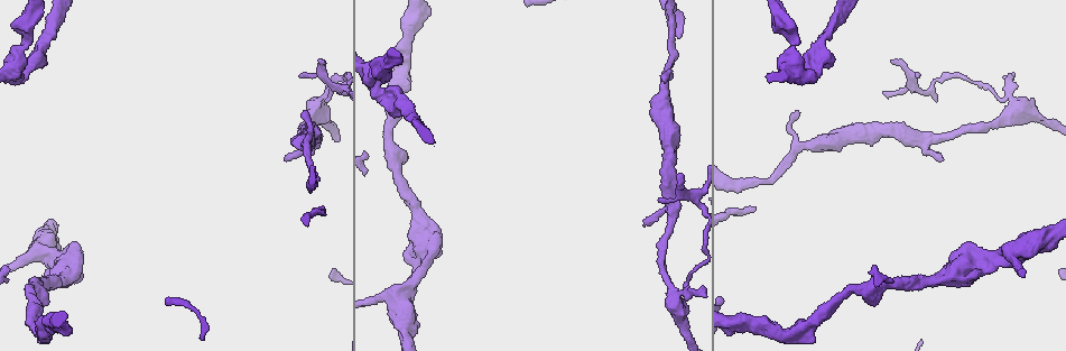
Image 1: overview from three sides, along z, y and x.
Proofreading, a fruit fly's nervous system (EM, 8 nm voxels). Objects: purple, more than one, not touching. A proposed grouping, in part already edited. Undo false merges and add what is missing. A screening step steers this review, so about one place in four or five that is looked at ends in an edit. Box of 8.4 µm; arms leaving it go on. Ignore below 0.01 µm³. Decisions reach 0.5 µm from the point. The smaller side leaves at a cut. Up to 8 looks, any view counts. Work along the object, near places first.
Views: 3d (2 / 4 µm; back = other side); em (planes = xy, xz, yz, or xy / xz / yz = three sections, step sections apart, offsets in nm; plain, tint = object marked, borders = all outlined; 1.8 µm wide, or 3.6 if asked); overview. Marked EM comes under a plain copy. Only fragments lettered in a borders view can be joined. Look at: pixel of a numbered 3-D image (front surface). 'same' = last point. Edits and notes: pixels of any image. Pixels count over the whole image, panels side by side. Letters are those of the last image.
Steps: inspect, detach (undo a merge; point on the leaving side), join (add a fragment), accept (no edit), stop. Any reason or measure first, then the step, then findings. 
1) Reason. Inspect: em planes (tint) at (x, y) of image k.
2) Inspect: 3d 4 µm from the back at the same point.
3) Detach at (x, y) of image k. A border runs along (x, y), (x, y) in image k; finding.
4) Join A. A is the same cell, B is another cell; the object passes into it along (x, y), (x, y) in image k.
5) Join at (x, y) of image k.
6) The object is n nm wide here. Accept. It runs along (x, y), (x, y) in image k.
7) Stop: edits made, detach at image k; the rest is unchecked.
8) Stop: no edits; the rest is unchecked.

Abrupt turn. Inspect: 3d 4 µm at (793, 40) of image 1.

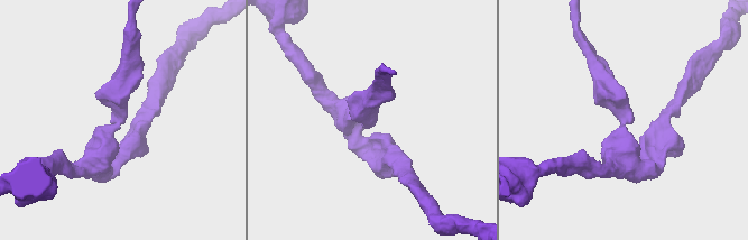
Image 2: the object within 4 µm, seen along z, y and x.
Now the EM. Inspect: em xy step 8 (tint) at (119, 118) of image 2.

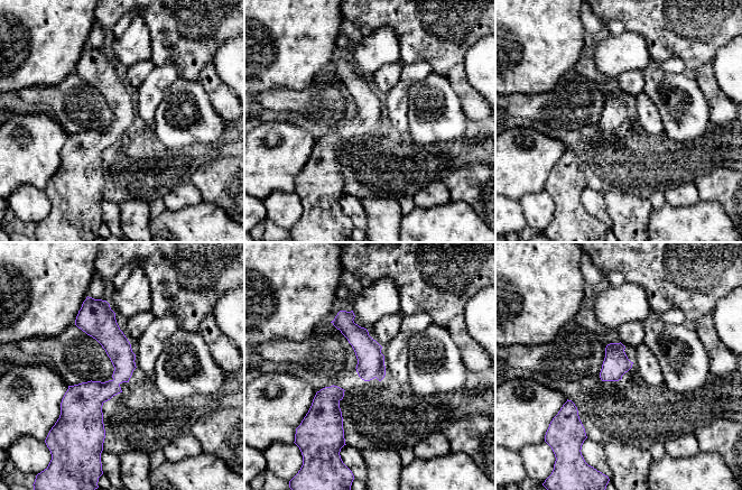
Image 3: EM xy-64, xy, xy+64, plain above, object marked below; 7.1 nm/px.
Another direction. Inspect: em planes (borders) at the same point.

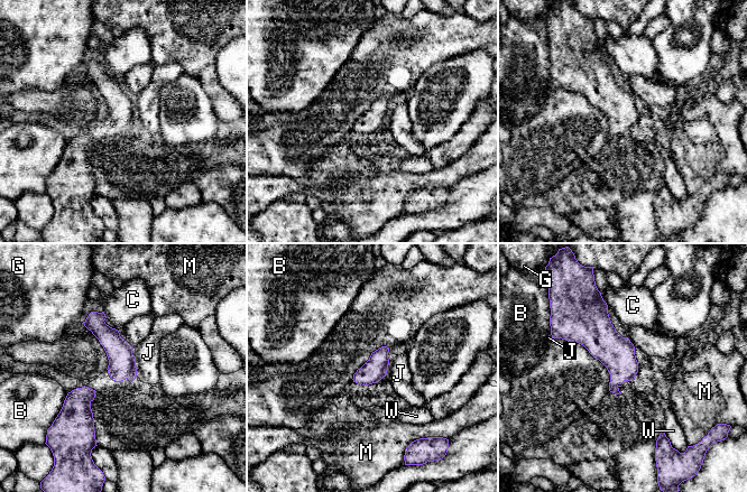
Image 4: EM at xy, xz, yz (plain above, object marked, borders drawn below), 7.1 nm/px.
Accept. B, C, G, J, M and W are other cells; one cell here.

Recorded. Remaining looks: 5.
Thin end. Inspect: 3d 2 µm at (320, 59) of image 1.

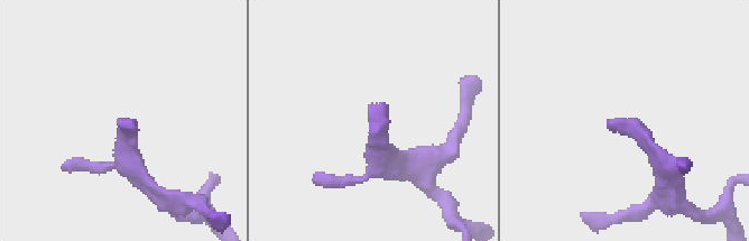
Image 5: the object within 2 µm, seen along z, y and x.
Inspect: em planes (borders) at (608, 119) of image 5.

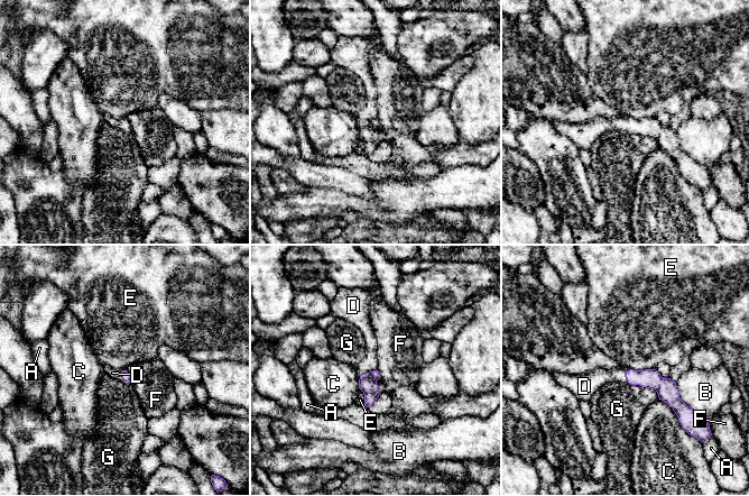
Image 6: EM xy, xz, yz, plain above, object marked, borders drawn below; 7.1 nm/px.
Join at (370, 363) of image 6. D is the same cell, A, B, C, E, F and G are other cells; the object passes into it along (368, 382), (367, 373), (370, 363) in image 6; it goes on there.

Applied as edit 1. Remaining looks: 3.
See it whole again. Inspect: overview.

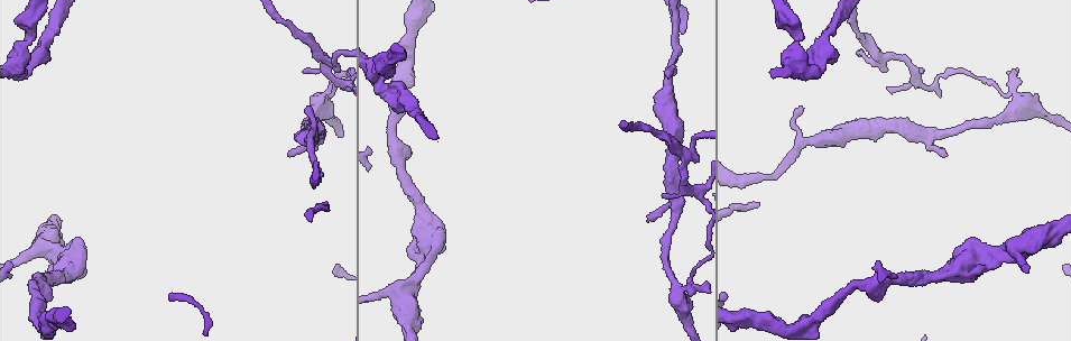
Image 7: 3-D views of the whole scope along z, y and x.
An open end. Inspect: em xz step 16 (borders) at (287, 156) of image 7.

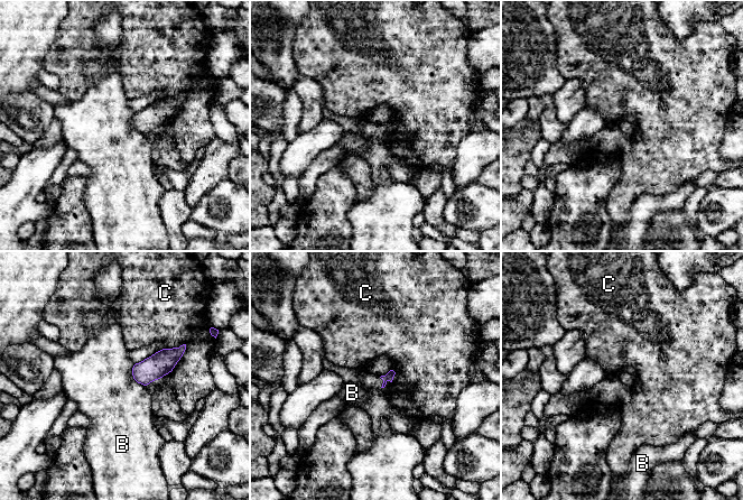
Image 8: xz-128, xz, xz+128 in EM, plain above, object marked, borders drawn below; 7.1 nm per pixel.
Another direction. Inspect: em xy step 4 (borders) at the same point.

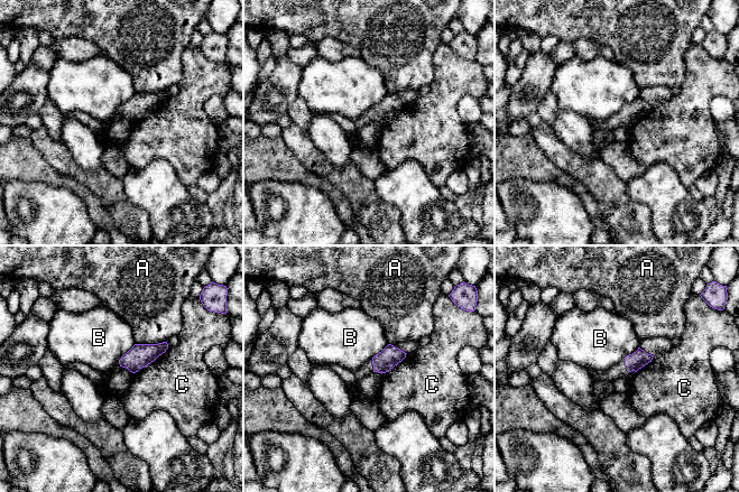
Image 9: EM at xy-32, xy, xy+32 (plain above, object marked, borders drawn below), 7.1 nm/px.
The longest contact is with A, 220 nm. Accept. A, B and C are other cells; none of them fits.

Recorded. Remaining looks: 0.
Stop: edits made, join at image 6; the rest is unchecked.

